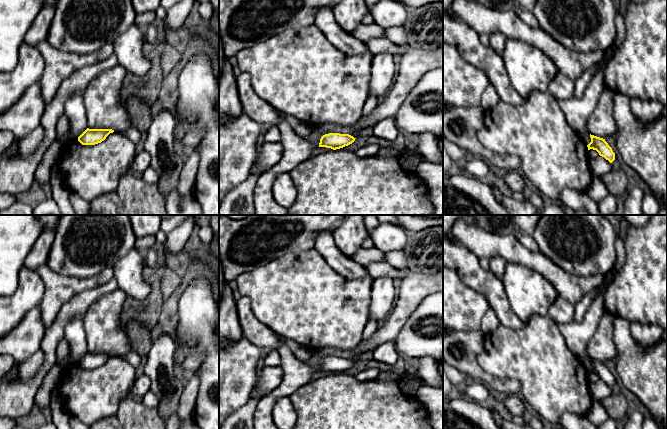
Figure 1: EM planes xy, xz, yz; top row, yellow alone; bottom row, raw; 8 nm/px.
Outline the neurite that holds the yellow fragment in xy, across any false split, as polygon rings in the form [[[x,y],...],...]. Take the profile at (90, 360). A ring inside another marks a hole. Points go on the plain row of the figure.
[[[87,352],[79,361],[78,365],[82,369],[95,369],[101,367],[106,361],[113,357],[112,353],[89,353]]]

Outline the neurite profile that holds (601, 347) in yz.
[[[609,312],[605,313],[587,345],[588,357],[600,362],[616,360],[618,353],[613,342],[613,318]]]

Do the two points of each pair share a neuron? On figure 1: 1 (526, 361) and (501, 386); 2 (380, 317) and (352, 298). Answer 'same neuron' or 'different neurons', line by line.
1: different neurons
2: different neurons

